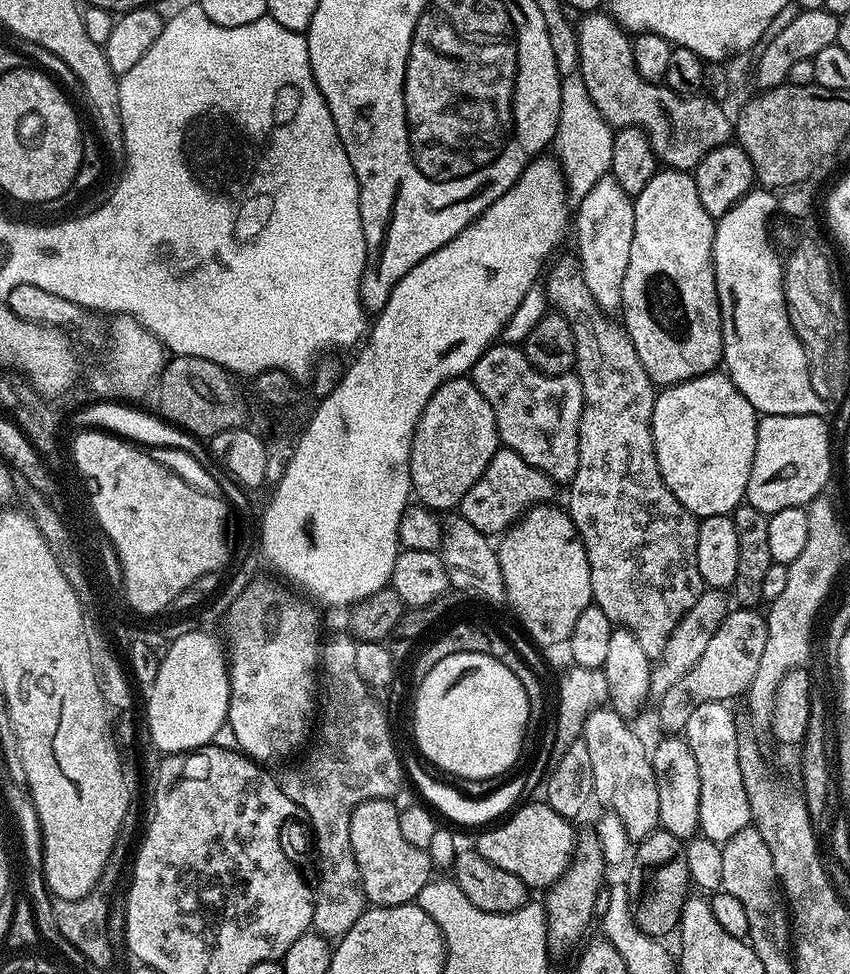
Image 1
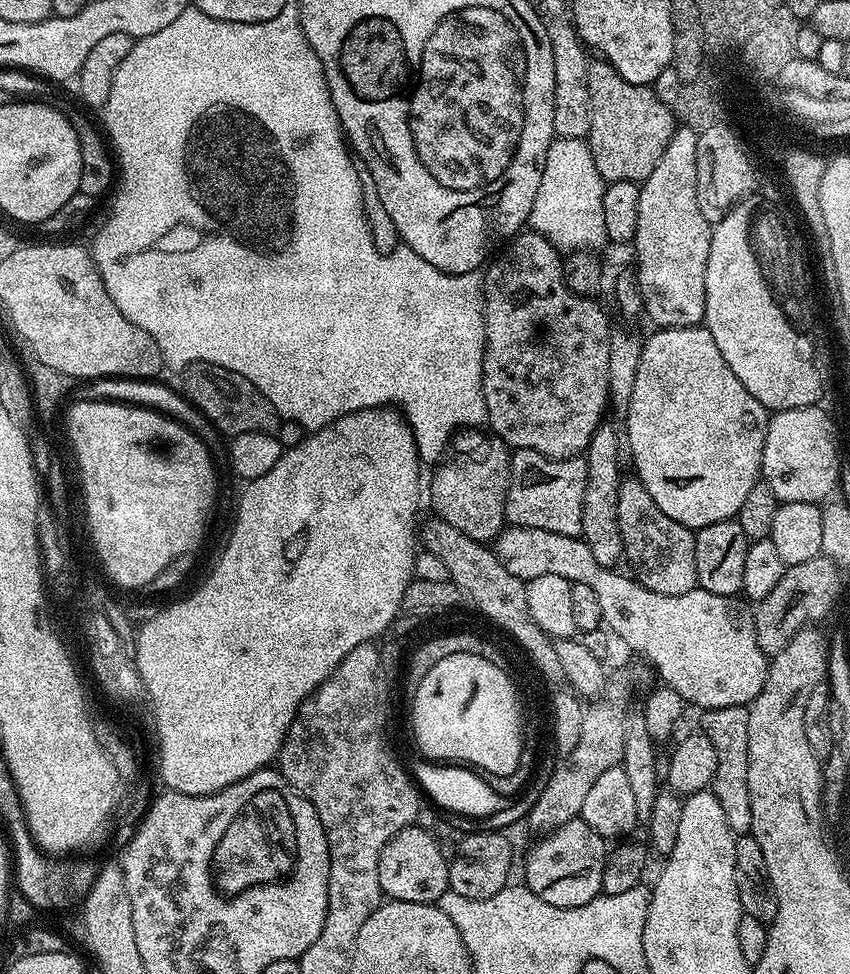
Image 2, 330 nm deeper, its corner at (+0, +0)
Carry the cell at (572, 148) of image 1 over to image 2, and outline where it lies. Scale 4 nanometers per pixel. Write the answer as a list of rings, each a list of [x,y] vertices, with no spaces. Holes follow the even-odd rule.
[[[553,139],[544,160],[542,181],[528,215],[529,227],[547,238],[557,251],[566,254],[599,249],[598,246],[607,241],[602,201],[605,187],[606,182],[598,174],[585,139]]]

